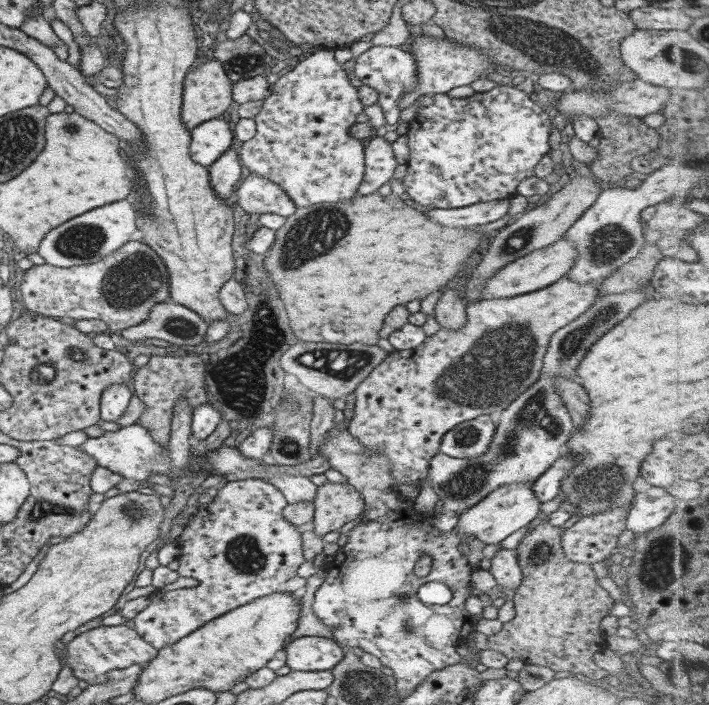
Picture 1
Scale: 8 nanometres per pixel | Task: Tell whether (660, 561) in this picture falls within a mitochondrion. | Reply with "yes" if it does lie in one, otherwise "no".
yes

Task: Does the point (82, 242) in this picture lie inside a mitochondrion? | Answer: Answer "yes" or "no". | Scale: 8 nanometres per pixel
yes

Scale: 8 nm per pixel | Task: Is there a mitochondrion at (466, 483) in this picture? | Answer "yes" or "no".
yes

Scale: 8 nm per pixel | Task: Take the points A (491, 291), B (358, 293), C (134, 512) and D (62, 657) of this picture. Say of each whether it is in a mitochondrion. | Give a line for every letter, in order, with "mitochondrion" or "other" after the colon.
A: other
B: other
C: mitochondrion
D: other

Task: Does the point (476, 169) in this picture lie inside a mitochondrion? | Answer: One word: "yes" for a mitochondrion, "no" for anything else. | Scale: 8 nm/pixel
no

